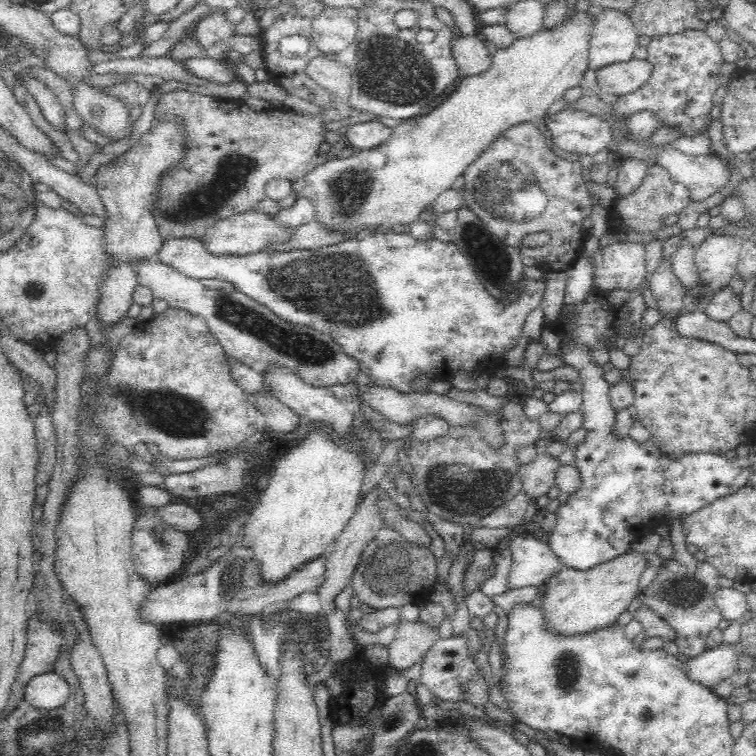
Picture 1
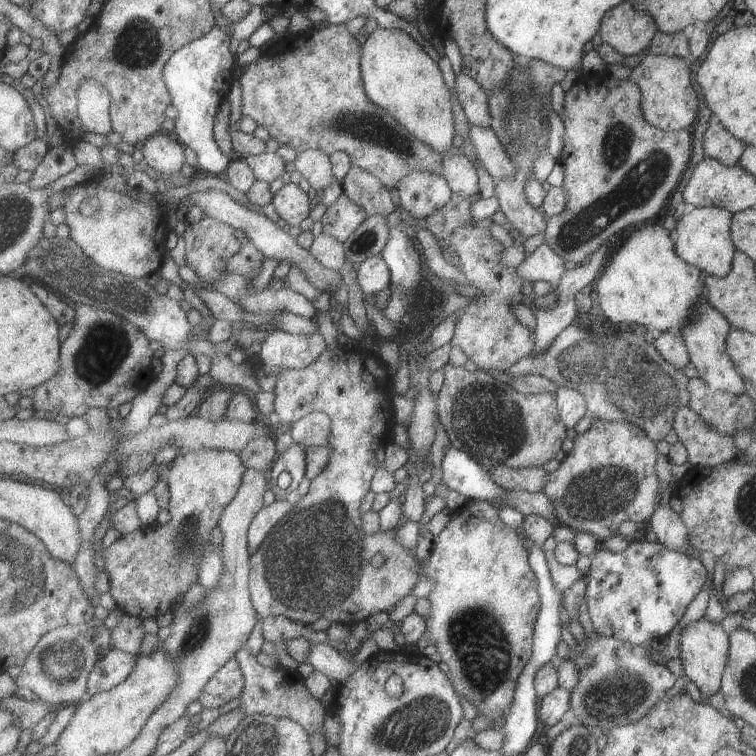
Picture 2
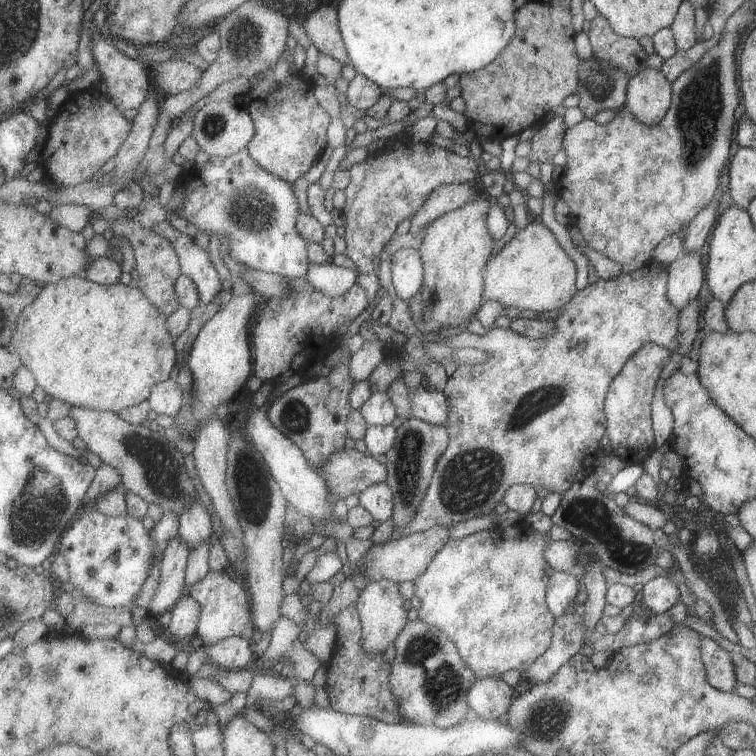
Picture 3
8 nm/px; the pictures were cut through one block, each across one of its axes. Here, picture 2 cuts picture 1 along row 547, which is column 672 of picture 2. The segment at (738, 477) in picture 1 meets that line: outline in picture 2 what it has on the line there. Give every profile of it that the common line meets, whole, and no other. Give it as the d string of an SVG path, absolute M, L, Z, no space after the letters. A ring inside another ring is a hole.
M643 540L643 542L630 541L630 543L621 552L609 552L609 550L601 550L602 546L594 552L591 559L591 564L586 574L583 576L586 584L585 592L585 604L587 604L587 612L589 620L591 621L593 630L596 634L601 636L609 636L611 638L617 638L619 642L625 642L631 646L637 646L639 644L645 644L645 642L651 641L652 638L665 638L668 636L669 632L687 608L687 604L695 598L695 595L705 584L705 568L703 564L699 561L697 556L686 555L685 553L675 552L675 550L669 550L665 546L661 546L661 543L651 543Z

